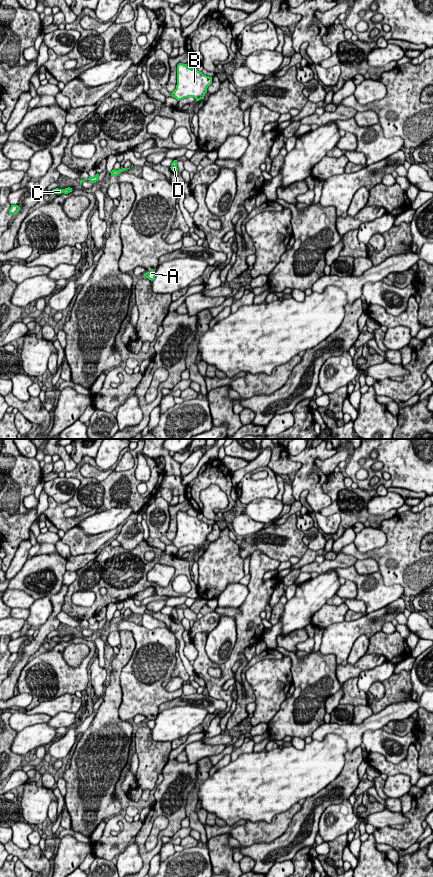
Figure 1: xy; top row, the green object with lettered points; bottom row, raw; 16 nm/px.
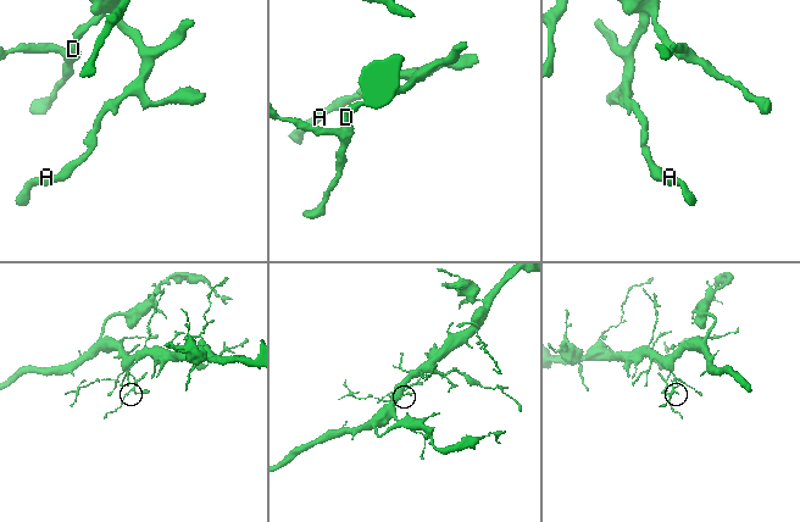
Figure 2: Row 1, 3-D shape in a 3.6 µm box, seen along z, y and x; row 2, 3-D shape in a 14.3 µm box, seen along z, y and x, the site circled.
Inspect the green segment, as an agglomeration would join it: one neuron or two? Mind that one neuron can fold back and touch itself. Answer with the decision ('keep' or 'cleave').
keep

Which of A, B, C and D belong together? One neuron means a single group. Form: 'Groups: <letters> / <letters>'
Groups: A B C D

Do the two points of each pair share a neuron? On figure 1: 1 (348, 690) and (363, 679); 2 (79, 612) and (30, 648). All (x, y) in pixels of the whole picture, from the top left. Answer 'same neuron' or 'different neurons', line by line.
1: different neurons
2: different neurons

